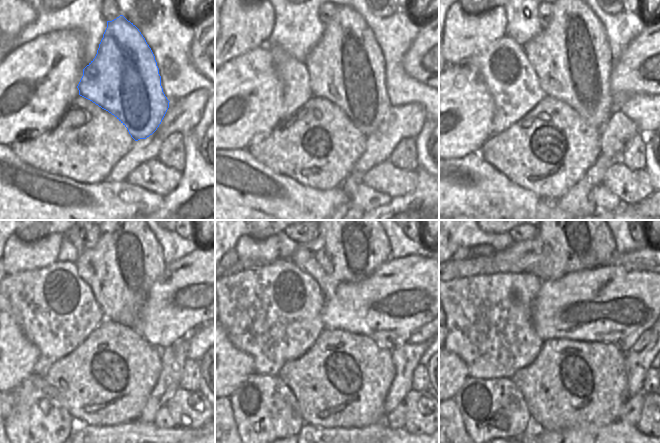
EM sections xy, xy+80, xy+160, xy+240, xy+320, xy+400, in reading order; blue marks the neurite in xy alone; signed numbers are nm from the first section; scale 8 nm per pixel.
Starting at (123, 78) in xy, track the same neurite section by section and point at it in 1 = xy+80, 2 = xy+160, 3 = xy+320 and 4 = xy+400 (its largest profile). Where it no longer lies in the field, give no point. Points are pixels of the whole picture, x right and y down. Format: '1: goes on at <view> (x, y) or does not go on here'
1: goes on at xy+80 (346, 67)
2: goes on at xy+160 (571, 56)
3: goes on at xy+320 (351, 245)
4: goes on at xy+400 (569, 240)

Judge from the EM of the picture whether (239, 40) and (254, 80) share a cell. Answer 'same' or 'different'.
different

